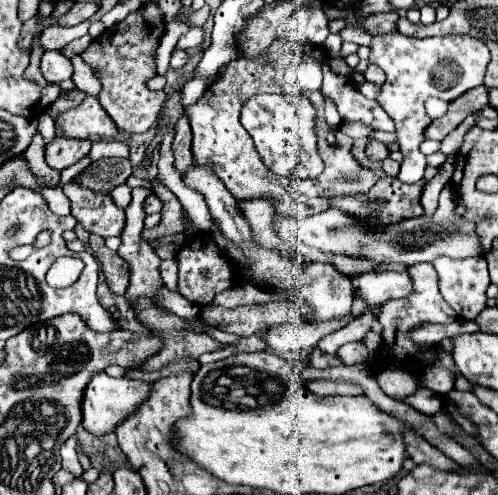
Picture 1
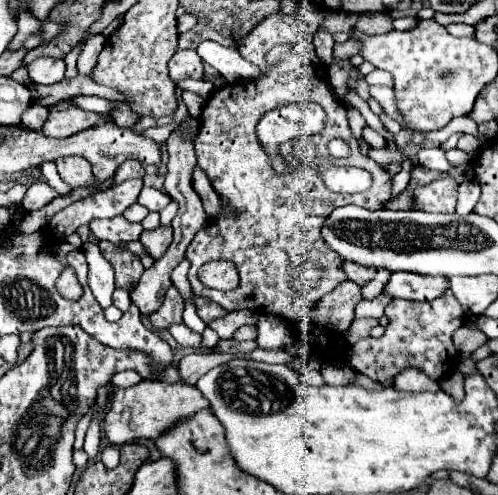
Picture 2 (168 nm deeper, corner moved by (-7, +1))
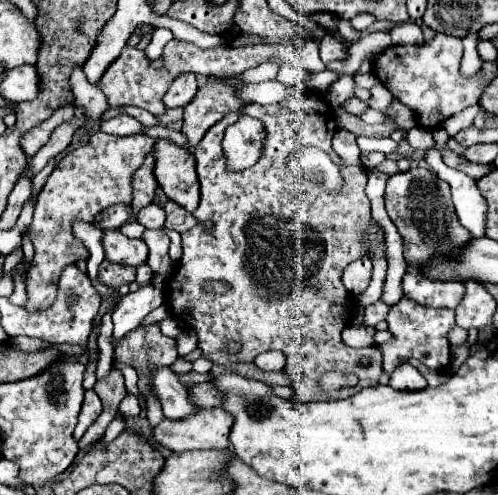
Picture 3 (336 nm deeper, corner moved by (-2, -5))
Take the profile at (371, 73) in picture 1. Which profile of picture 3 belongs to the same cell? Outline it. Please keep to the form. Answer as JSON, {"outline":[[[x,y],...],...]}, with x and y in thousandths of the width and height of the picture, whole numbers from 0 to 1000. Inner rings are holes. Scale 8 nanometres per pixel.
{"outline":[[[759,168],[743,180],[743,208],[739,212],[747,220],[775,224],[783,216],[783,208],[787,208],[787,192],[783,192],[783,184],[775,184],[775,176],[767,176],[767,168]]]}

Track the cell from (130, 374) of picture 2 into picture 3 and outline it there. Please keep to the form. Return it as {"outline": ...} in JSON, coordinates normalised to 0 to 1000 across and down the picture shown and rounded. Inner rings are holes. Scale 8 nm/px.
{"outline":[[[255,796],[239,818],[239,834],[251,842],[273,842],[281,832],[283,822],[279,806],[269,798]]]}

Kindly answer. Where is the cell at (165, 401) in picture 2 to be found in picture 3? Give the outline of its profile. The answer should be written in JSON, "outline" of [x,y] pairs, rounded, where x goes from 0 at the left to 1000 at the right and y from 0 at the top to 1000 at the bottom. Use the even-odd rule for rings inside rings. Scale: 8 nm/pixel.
{"outline":[[[402,826],[365,851],[329,846],[309,867],[309,891],[349,915],[390,907],[458,907],[470,846],[450,826]]]}

